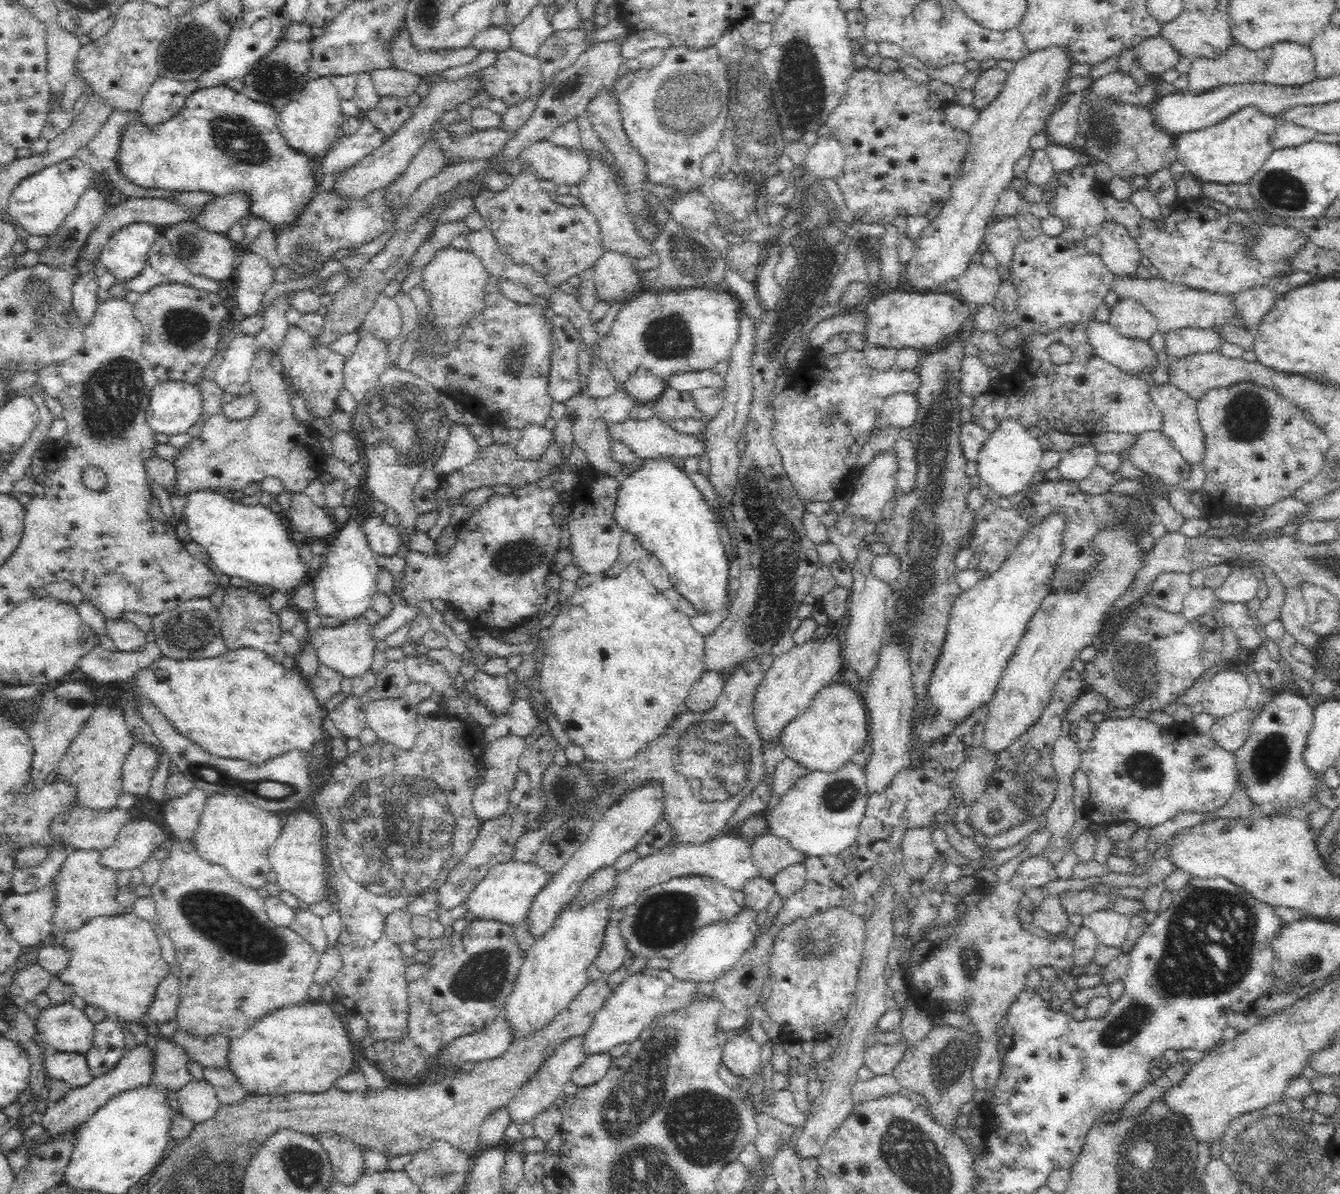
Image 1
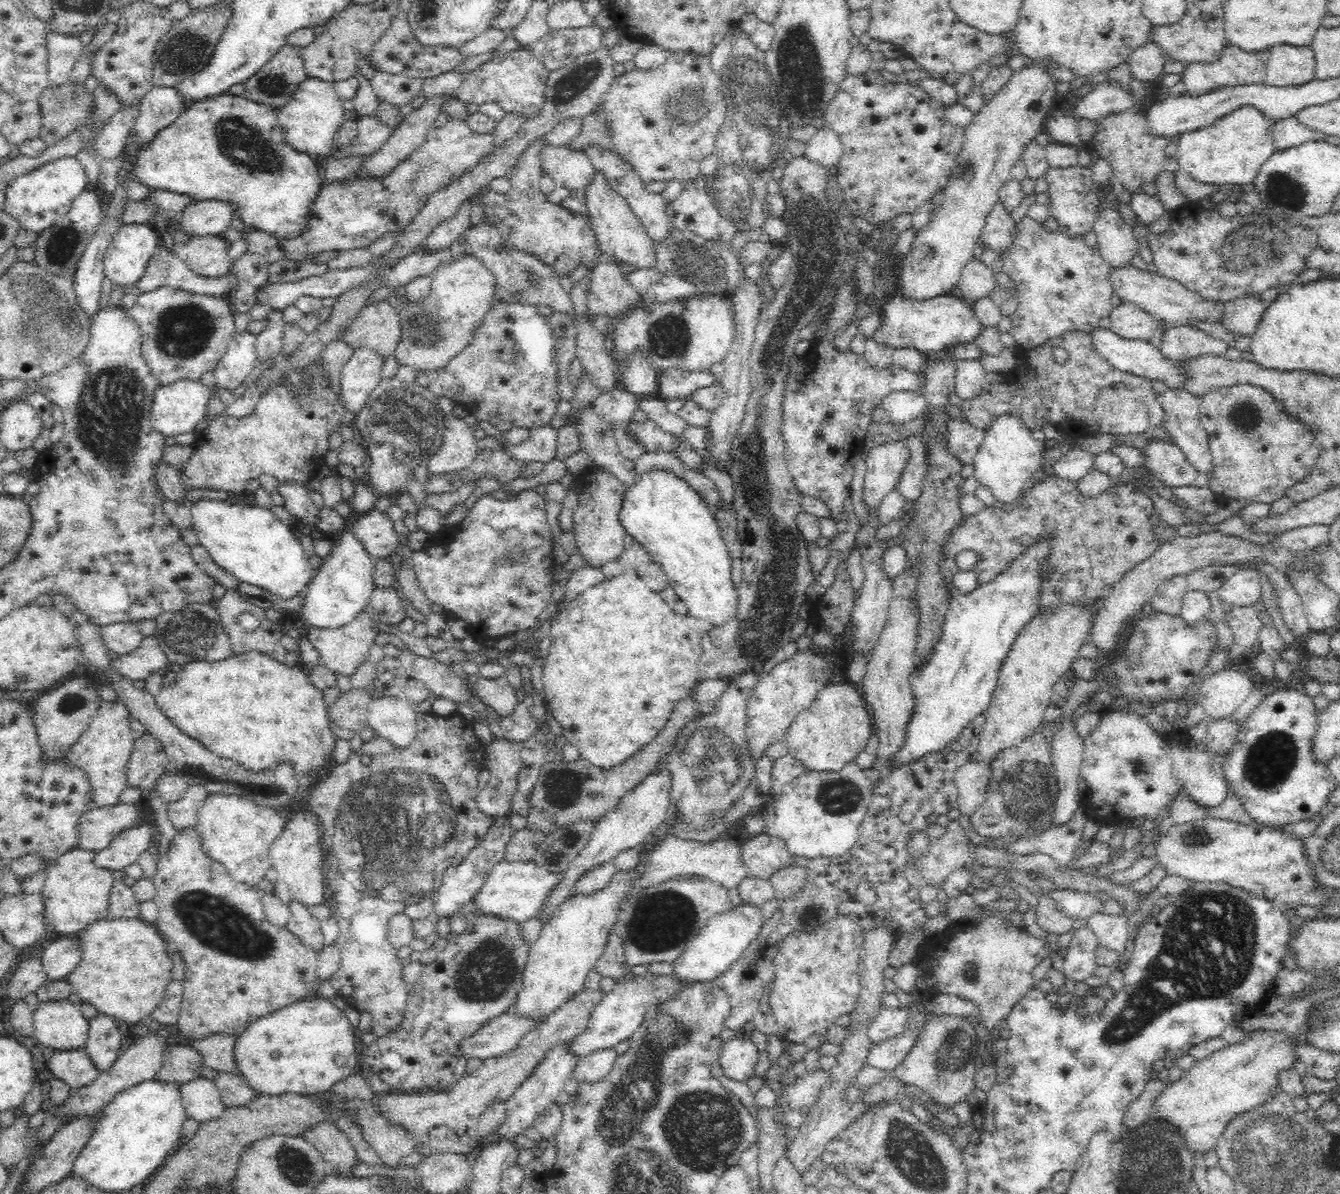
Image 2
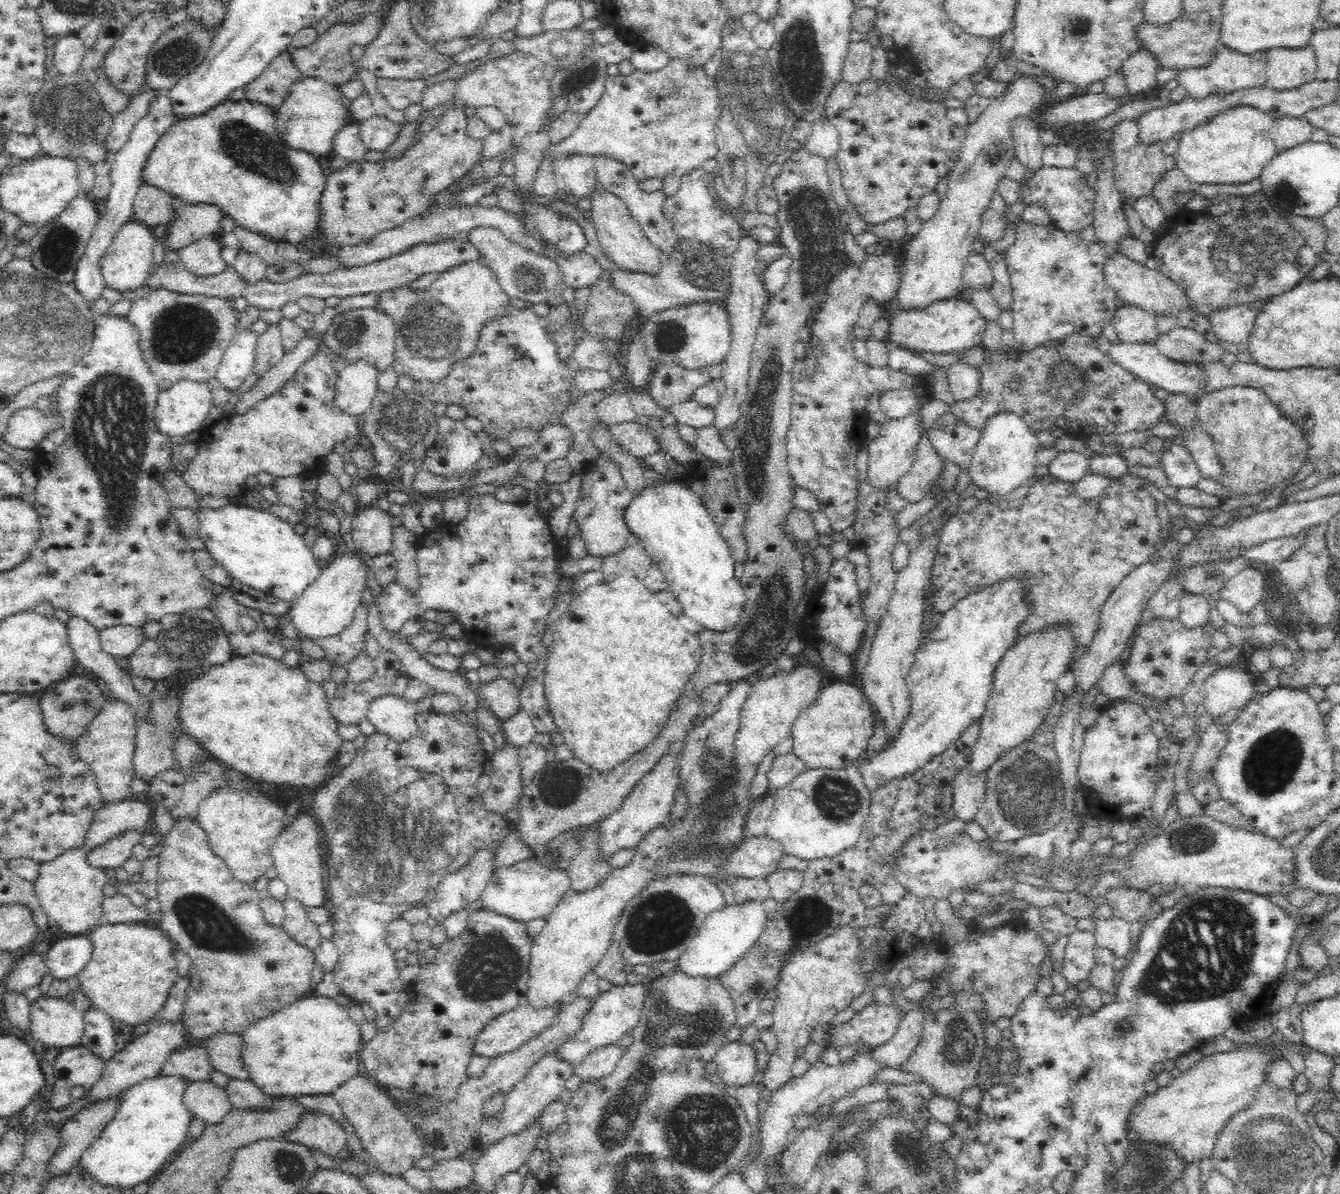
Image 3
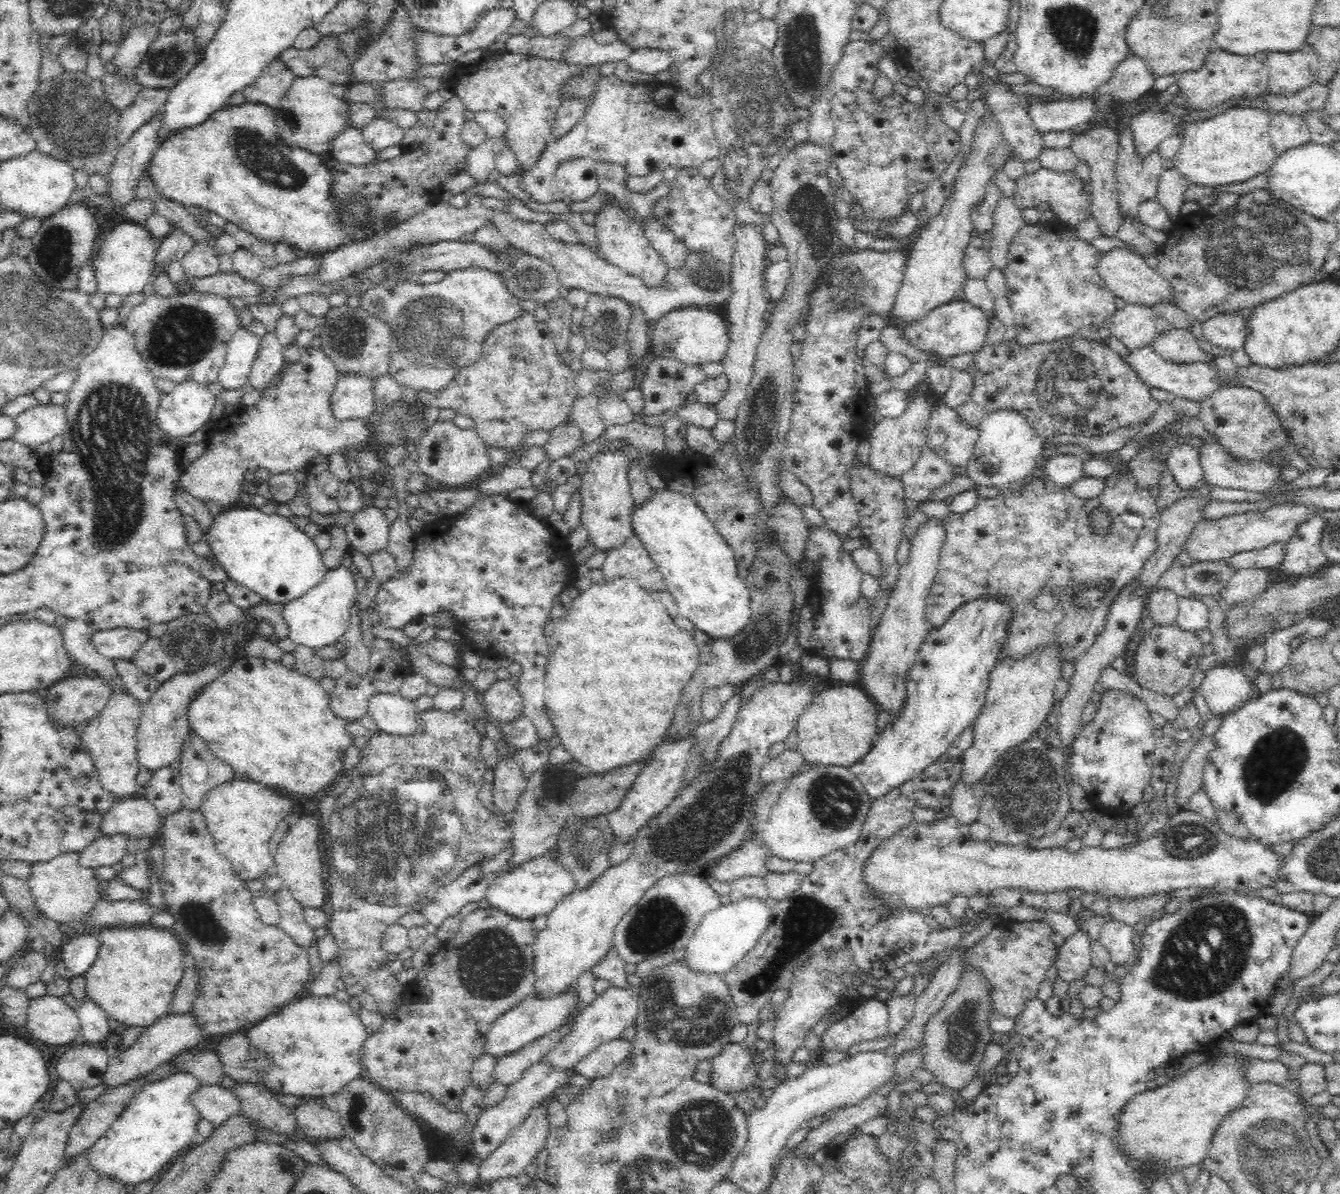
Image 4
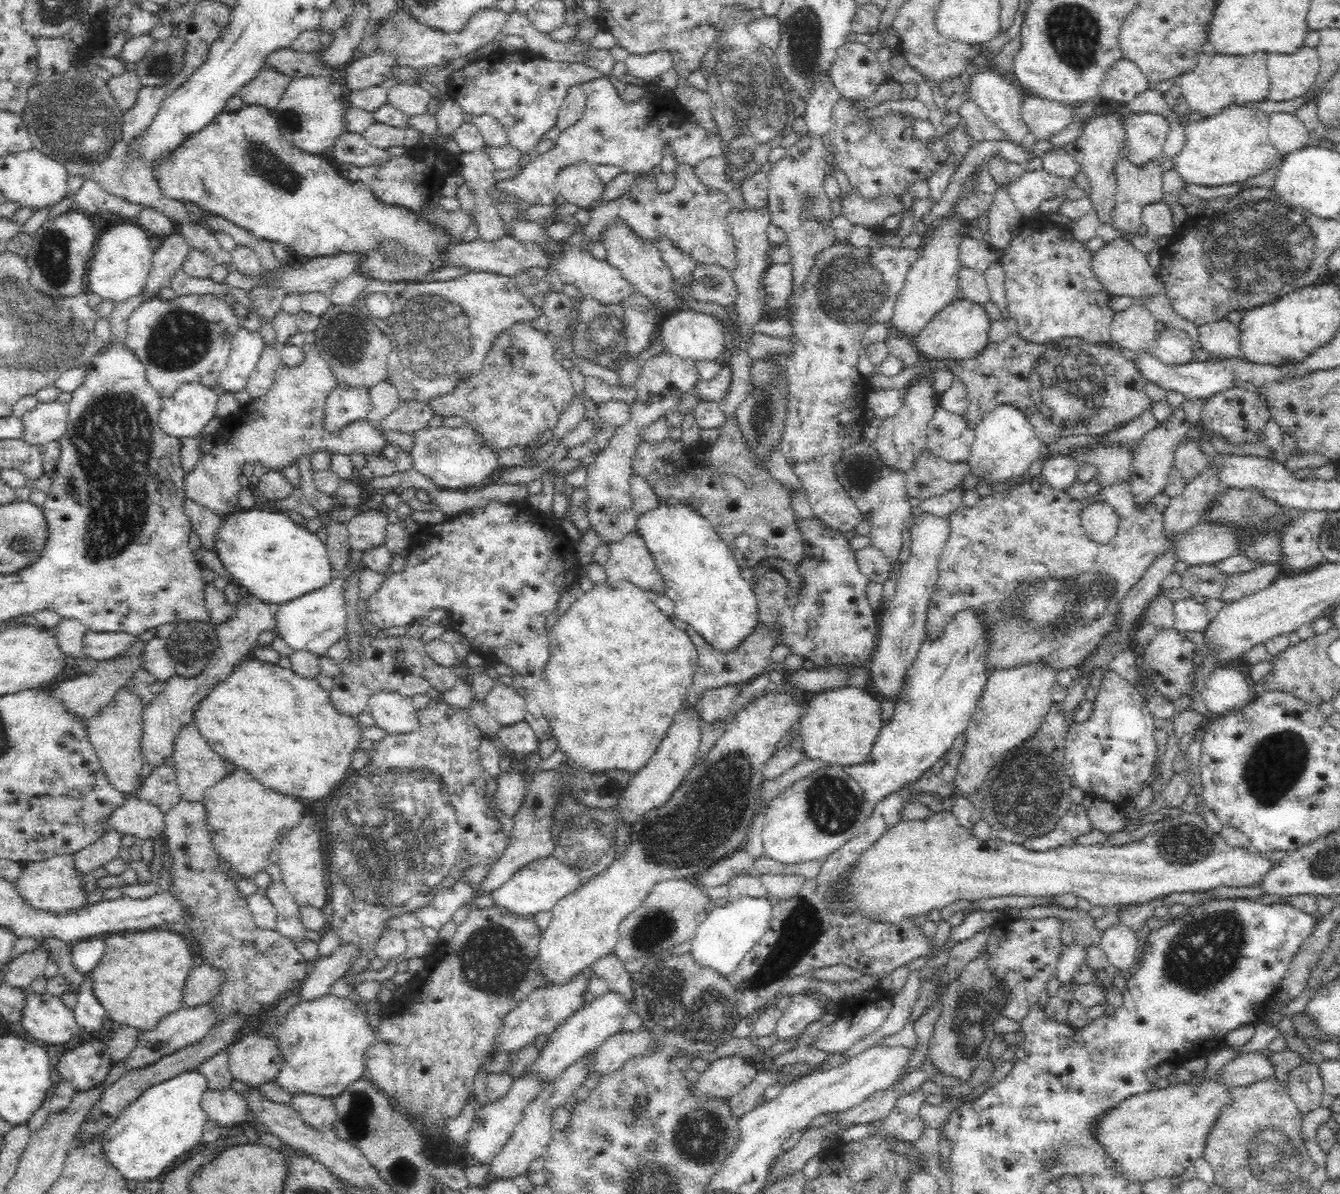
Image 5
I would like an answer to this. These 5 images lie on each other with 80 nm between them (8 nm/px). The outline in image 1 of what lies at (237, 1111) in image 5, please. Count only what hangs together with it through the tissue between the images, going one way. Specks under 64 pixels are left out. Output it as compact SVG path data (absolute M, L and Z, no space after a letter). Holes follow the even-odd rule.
M193 1078L190 1083L177 1091L177 1098L180 1113L193 1120L195 1124L212 1118L220 1106L214 1088L204 1079L198 1081Z

